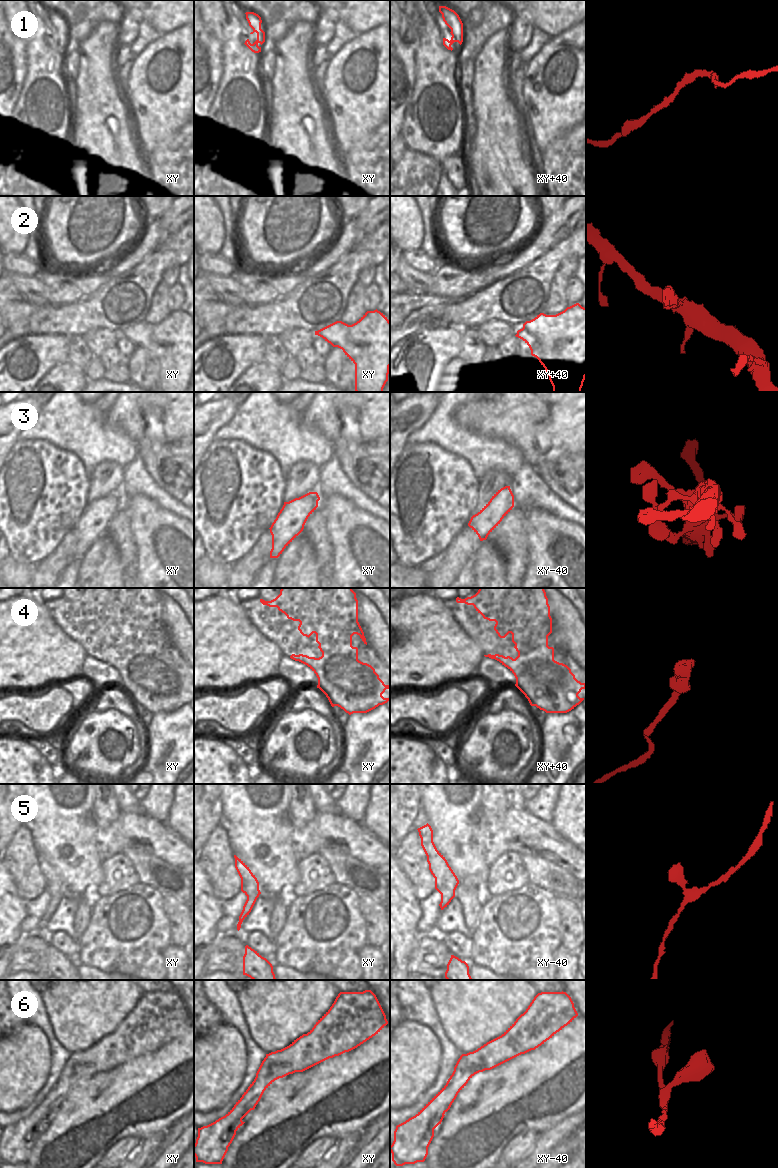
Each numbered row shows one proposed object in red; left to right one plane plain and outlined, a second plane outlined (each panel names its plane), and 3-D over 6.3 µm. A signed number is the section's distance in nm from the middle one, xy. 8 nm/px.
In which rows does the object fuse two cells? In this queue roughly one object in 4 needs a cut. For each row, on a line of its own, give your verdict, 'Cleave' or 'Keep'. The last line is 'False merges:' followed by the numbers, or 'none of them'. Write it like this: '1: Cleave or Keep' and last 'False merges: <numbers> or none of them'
1: Keep
2: Keep
3: Keep
4: Keep
5: Keep
6: Keep
False merges: none of them

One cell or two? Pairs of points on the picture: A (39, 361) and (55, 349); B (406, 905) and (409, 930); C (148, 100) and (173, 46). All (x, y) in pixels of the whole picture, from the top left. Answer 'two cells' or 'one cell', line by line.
A: one cell
B: one cell
C: one cell

